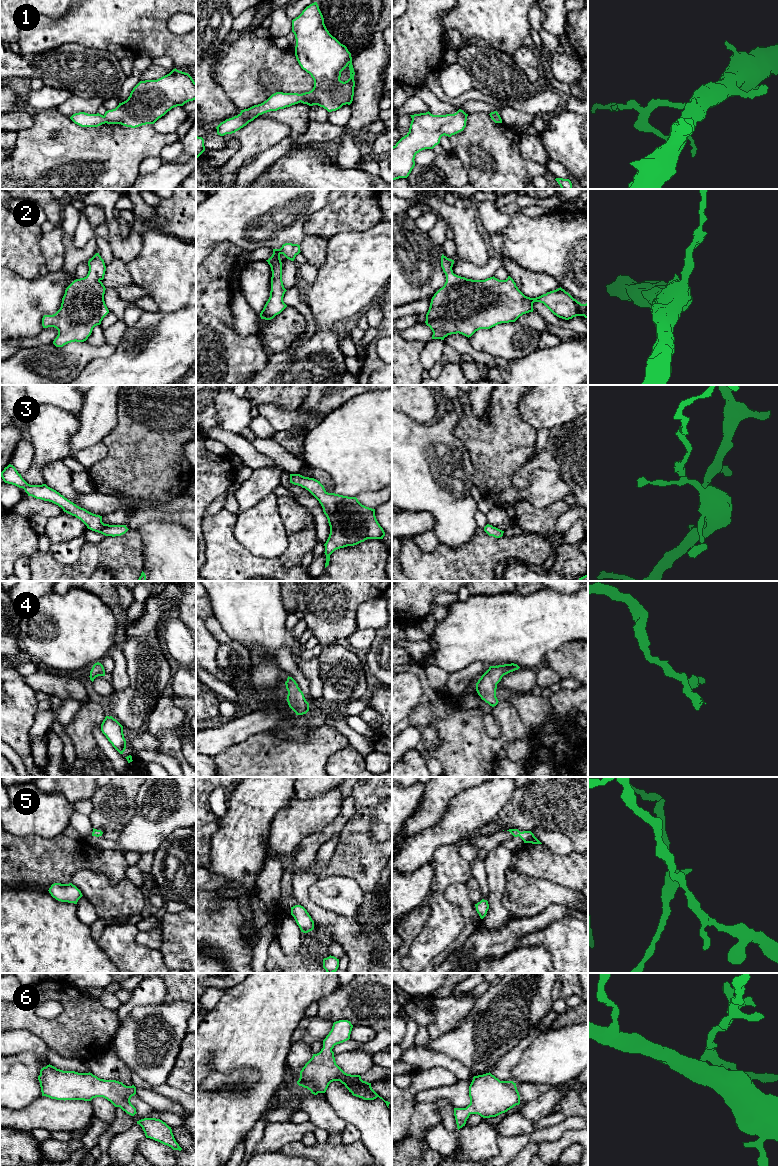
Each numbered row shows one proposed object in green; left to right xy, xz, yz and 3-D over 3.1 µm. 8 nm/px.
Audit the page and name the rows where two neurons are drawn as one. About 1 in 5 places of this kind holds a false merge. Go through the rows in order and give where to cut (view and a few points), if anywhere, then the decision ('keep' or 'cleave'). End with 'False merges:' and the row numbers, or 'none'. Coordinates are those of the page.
1: no cut | keep
2: no cut | keep
3: no cut | keep
4: no cut | keep
5: no cut | keep
6: no cut | keep
False merges: none

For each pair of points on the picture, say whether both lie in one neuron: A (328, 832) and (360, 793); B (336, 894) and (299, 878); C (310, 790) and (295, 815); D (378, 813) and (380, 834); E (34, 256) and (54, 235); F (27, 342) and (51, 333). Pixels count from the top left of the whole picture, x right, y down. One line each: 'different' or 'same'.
A: different
B: different
C: different
D: same
E: different
F: same

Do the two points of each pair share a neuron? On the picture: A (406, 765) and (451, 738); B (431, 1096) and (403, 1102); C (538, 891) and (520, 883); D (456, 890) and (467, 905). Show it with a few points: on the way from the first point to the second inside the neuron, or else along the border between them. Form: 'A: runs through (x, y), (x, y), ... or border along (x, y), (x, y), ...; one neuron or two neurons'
A: border along (420, 753), (425, 761); two neurons
B: border along (434, 1087), (419, 1091), (414, 1100); two neurons
C: runs through (534, 891), (528, 891), (524, 887); one neuron
D: runs through (458, 894), (464, 901); one neuron

